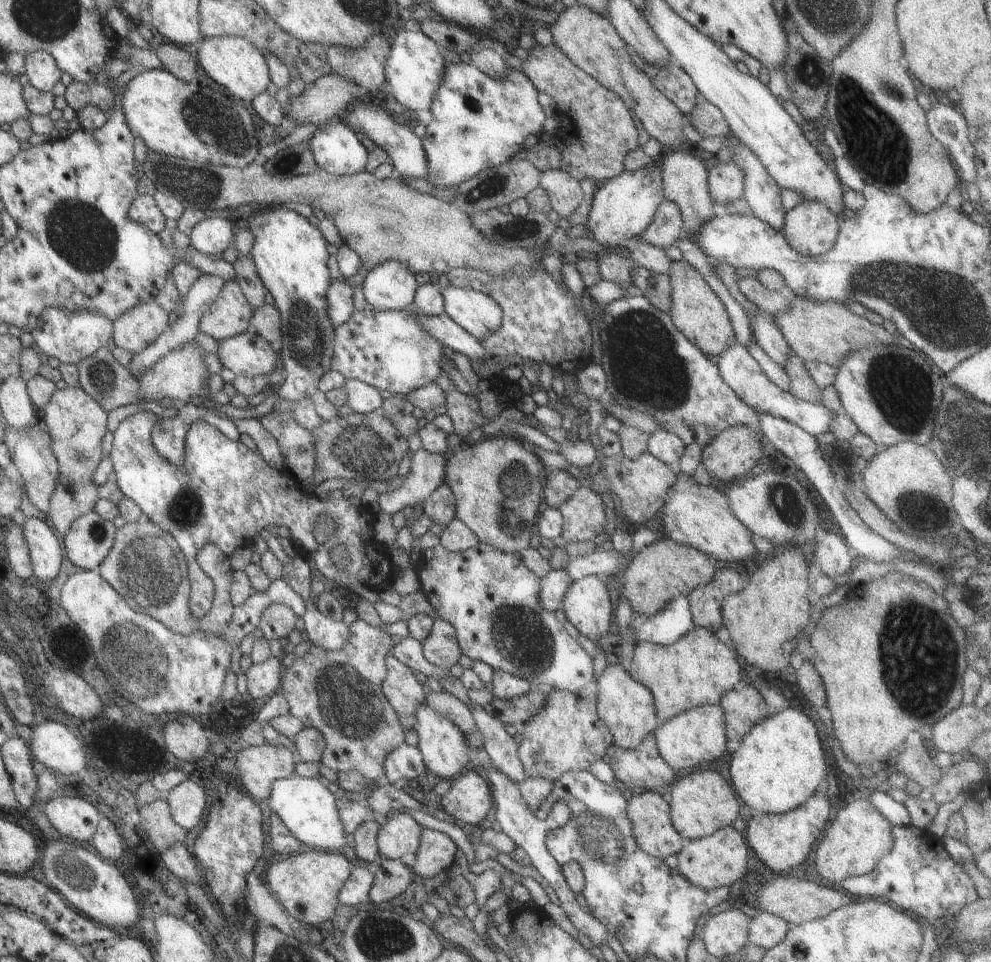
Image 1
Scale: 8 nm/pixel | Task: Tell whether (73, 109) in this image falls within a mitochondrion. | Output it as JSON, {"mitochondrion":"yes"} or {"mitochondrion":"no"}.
{"mitochondrion":"no"}

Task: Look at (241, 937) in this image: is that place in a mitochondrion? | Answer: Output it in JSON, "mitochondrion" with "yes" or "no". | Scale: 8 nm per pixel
{"mitochondrion":"no"}

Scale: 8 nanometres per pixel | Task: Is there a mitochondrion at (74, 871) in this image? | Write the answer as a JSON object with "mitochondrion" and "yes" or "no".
{"mitochondrion":"yes"}

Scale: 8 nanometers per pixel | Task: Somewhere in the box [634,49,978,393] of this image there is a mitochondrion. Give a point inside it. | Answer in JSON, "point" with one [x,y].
{"point":[879,145]}

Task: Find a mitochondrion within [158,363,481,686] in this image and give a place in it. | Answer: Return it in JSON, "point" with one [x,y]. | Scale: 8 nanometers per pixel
{"point":[360,451]}

